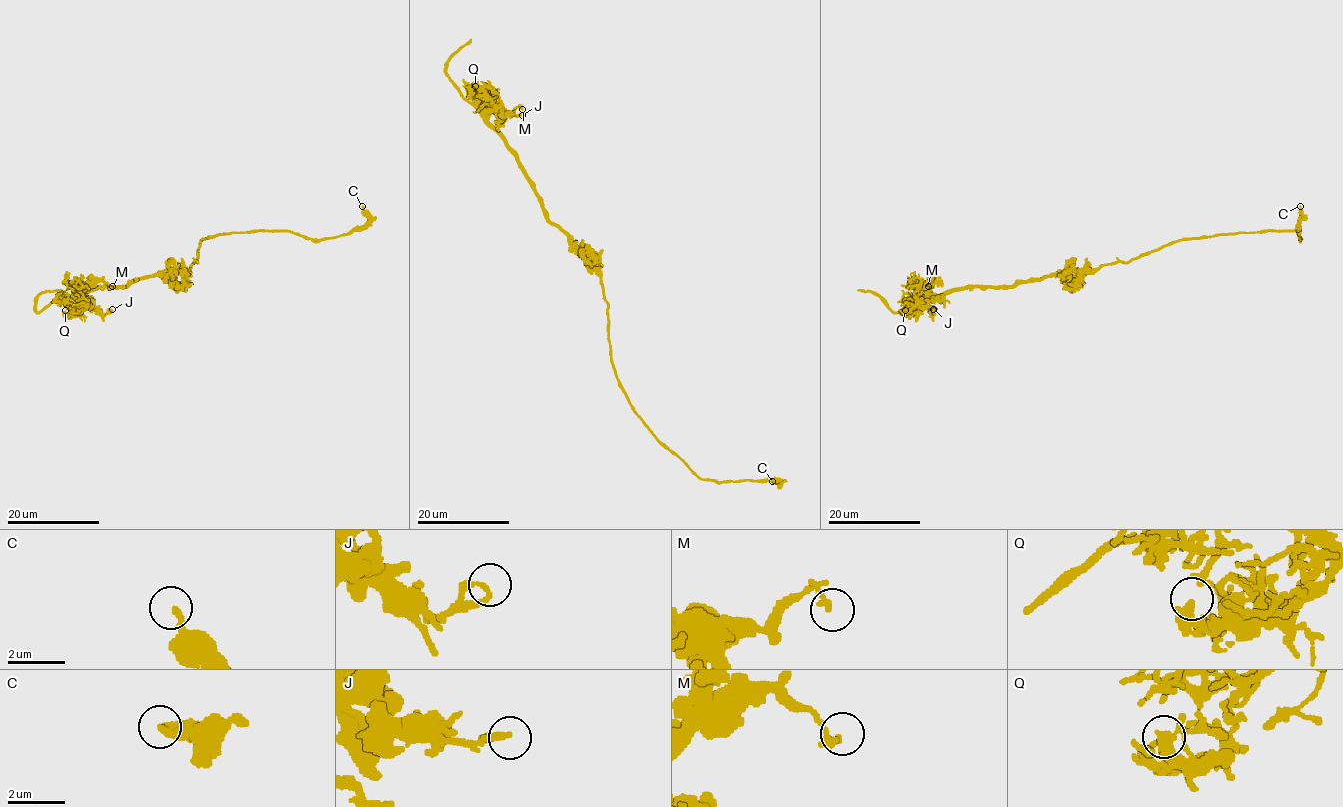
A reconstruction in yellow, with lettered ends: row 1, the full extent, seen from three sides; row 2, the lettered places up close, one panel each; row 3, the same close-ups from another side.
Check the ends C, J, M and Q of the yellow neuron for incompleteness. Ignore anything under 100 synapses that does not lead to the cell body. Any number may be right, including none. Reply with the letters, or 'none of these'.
none of these

